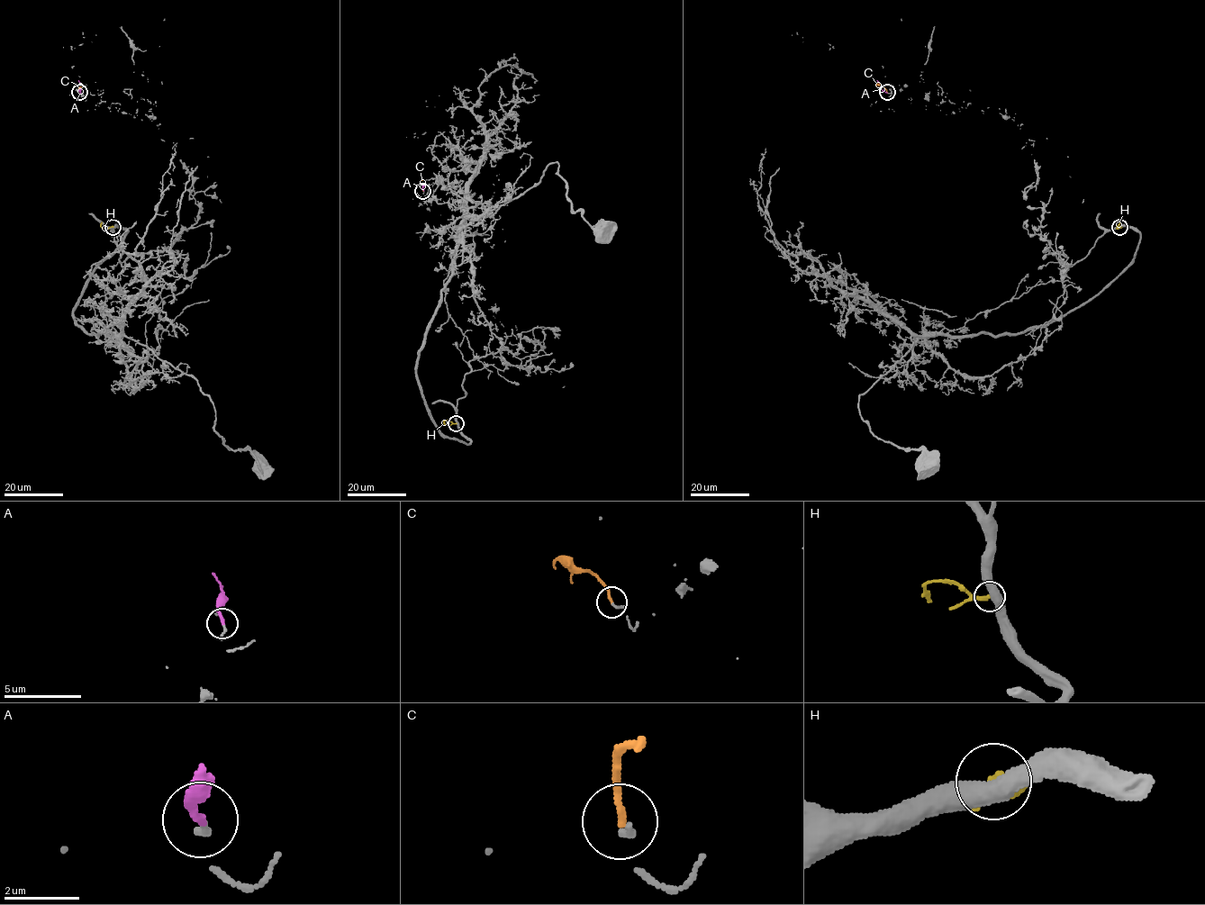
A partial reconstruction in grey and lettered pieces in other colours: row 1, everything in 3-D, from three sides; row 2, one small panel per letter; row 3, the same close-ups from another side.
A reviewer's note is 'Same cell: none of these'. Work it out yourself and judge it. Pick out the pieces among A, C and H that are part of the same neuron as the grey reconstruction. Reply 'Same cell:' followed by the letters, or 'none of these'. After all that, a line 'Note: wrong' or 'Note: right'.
Same cell: A
Note: wrong

